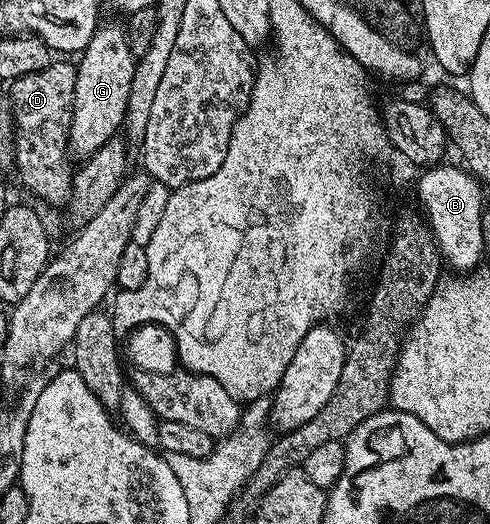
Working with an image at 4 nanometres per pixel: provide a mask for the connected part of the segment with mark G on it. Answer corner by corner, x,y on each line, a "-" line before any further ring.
102,23
95,30
91,42
80,53
76,61
77,77
75,78
75,102
73,103
73,117
71,118
71,130
69,131
69,150
74,157
87,158
103,146
113,136
122,131
127,114
127,98
131,98
131,78
135,74
137,61
128,44
126,29
119,23

